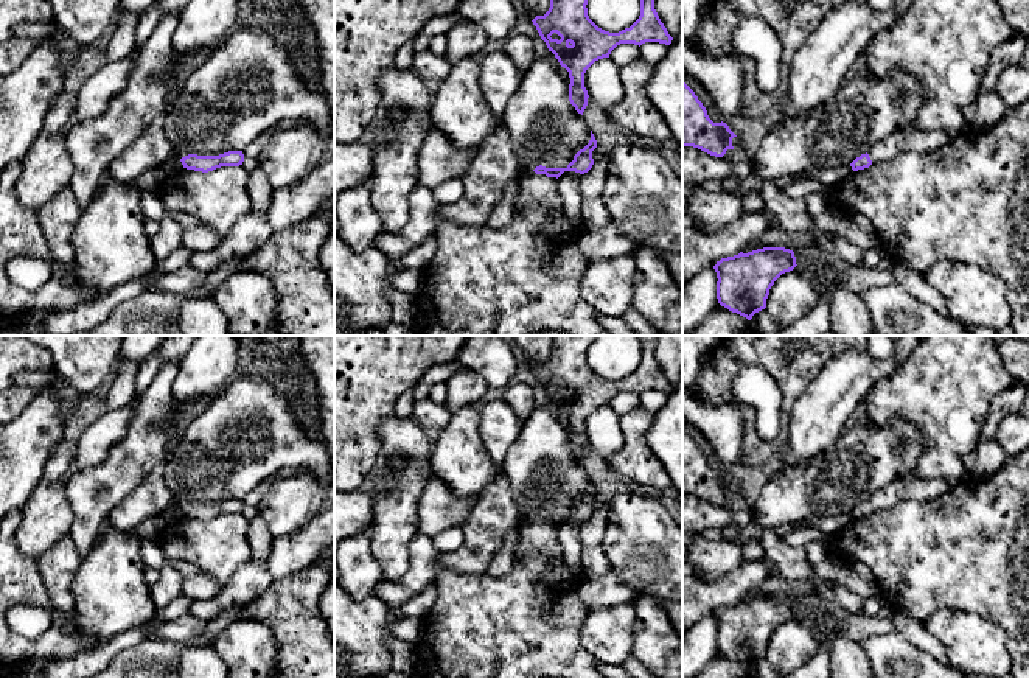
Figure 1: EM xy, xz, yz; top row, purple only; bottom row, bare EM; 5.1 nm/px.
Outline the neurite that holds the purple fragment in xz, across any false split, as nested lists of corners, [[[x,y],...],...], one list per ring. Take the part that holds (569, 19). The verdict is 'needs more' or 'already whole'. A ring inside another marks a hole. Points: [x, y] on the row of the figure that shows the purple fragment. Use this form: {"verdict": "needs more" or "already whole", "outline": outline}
{"verdict": "already whole", "outline": [[[550,0],[549,11],[532,20],[549,51],[569,72],[569,101],[581,115],[589,98],[584,73],[595,61],[609,58],[620,44],[670,45],[673,40],[654,9],[654,0],[640,0],[639,19],[619,33],[598,28],[589,19],[586,5],[588,0]]]}

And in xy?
{"verdict": "already whole", "outline": [[[228,151],[219,156],[188,154],[180,159],[183,168],[208,173],[221,166],[239,166],[244,162],[242,151]]]}

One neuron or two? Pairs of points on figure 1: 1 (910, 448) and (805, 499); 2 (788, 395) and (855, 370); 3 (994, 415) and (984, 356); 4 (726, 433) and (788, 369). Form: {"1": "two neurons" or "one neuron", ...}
{"1": "one neuron", "2": "two neurons", "3": "two neurons", "4": "two neurons"}

